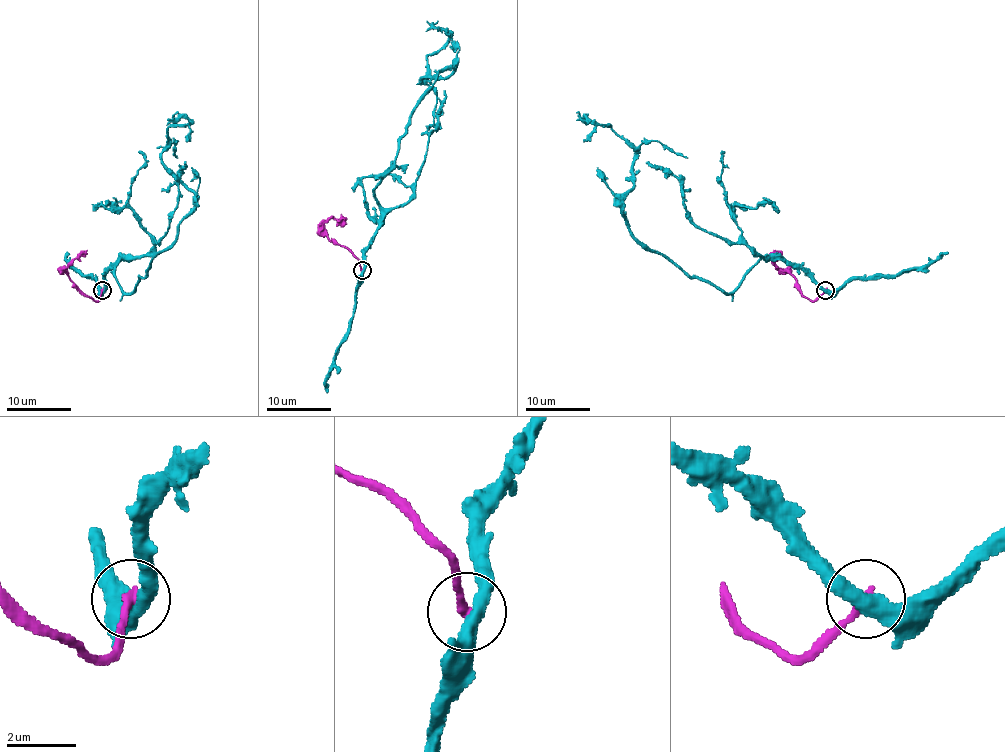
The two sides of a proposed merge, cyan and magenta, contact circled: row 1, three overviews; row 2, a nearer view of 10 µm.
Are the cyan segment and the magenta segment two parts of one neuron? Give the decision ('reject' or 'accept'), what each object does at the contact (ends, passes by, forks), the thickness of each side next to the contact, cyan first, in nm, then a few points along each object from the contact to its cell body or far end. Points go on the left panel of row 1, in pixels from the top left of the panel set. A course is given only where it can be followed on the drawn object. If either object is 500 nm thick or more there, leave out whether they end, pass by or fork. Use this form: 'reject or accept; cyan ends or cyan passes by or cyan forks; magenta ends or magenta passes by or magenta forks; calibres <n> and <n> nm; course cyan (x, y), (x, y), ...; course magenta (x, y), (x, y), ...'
reject; cyan passes by; magenta ends; calibres 440 and 280 nm; course cyan (102, 289), (122, 257), (115, 280), (130, 293), (194, 206), (163, 163), (167, 131), (189, 121), (167, 120); course magenta (102, 289), (101, 297), (94, 301), (66, 272), (66, 267), (86, 249)

